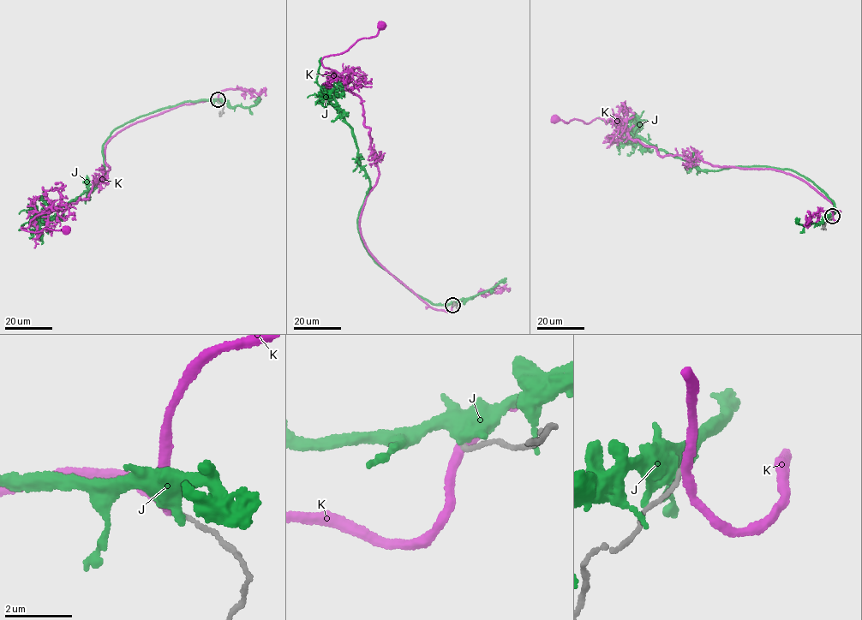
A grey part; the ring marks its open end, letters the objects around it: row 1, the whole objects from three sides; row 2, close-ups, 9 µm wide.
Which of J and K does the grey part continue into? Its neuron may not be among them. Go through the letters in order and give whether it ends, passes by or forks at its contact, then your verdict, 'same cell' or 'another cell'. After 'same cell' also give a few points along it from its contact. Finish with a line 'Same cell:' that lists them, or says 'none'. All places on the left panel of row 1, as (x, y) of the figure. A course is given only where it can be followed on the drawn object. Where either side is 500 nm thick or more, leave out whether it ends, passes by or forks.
J: it forks | another cell
K: it passes by | another cell
Same cell: none

